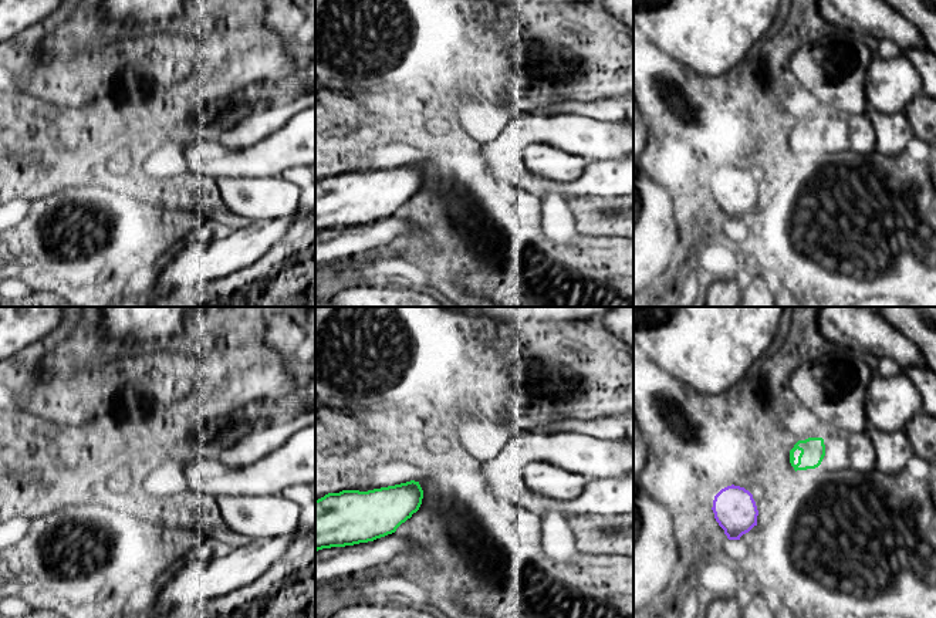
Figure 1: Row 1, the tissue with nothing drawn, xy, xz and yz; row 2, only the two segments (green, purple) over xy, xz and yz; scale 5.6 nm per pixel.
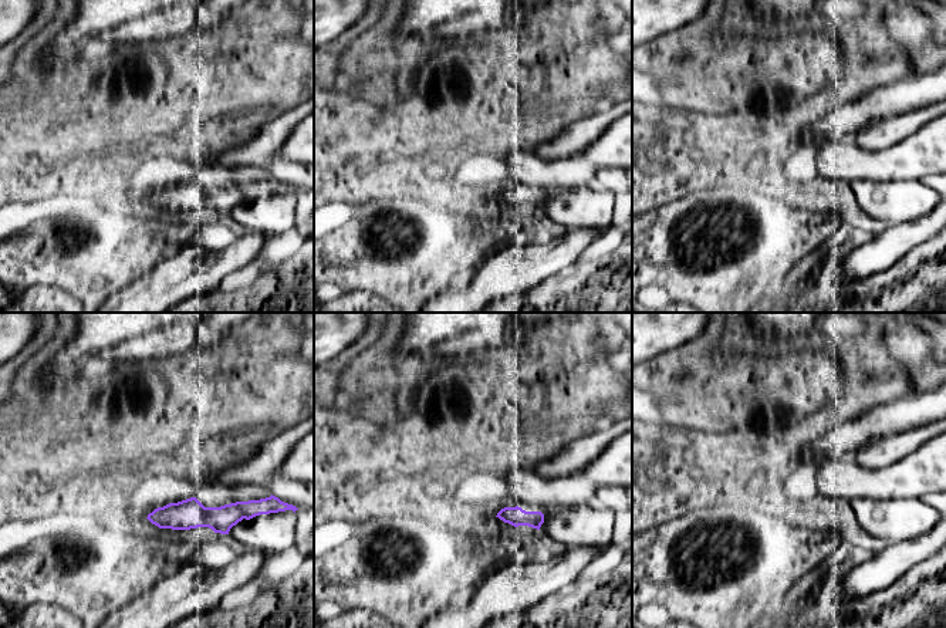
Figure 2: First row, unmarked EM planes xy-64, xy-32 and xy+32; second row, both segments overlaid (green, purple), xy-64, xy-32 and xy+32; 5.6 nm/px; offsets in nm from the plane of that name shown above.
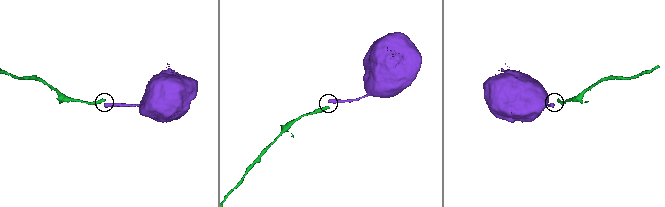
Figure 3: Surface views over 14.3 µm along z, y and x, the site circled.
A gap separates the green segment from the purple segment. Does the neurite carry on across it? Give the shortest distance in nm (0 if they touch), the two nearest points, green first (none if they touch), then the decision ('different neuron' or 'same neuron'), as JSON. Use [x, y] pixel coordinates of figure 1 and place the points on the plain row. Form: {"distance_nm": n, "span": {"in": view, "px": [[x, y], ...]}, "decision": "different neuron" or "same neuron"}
{"distance_nm": 280, "span": {"in": "yz", "px": [[794, 151], [752, 176]]}, "decision": "different neuron"}

